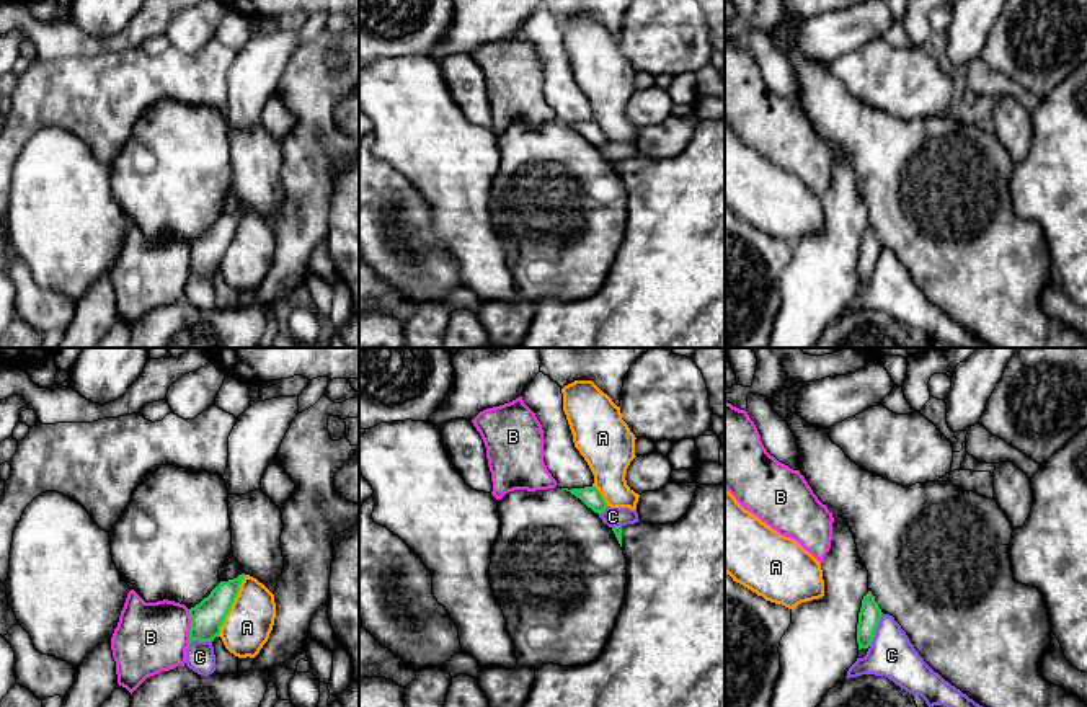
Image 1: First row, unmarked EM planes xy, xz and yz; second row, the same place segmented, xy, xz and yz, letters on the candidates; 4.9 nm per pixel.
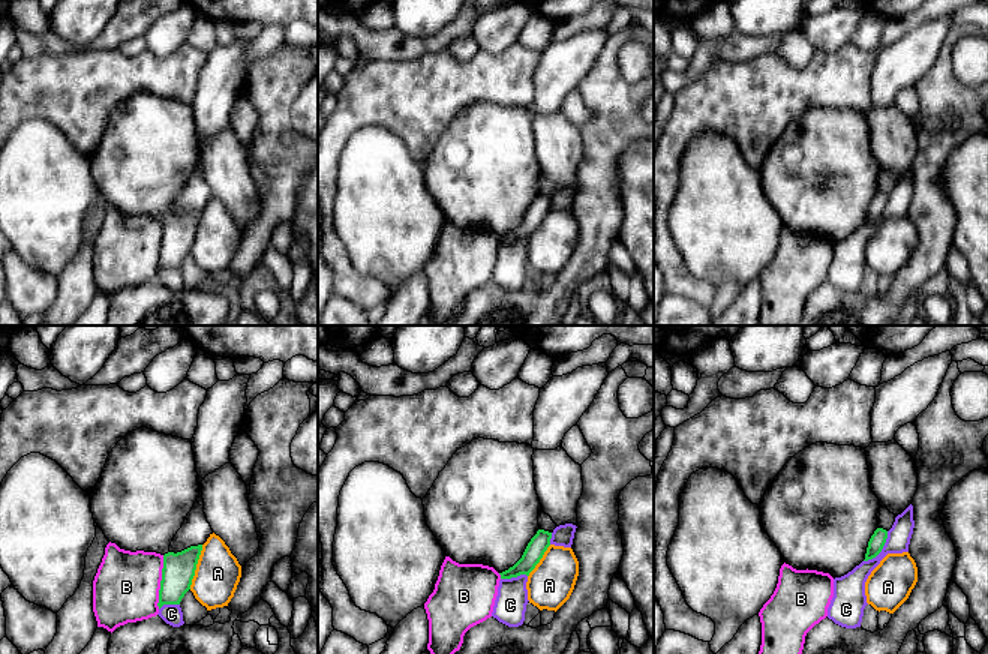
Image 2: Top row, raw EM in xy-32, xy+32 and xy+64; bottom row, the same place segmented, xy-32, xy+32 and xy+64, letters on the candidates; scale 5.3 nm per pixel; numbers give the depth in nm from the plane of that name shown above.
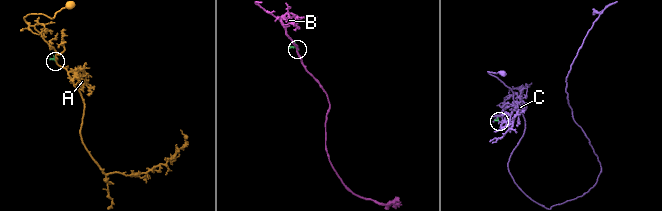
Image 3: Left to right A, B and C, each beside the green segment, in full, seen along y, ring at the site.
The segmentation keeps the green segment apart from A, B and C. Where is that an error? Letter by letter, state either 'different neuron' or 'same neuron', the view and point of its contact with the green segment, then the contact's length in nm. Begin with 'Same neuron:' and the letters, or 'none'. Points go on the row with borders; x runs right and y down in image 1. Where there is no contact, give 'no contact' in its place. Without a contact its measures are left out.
Same neuron: none
A: different neuron | xy (230, 606) | 340 nm
B: different neuron | xy (191, 626) | 170 nm
C: different neuron | yz (875, 629) | 180 nm

